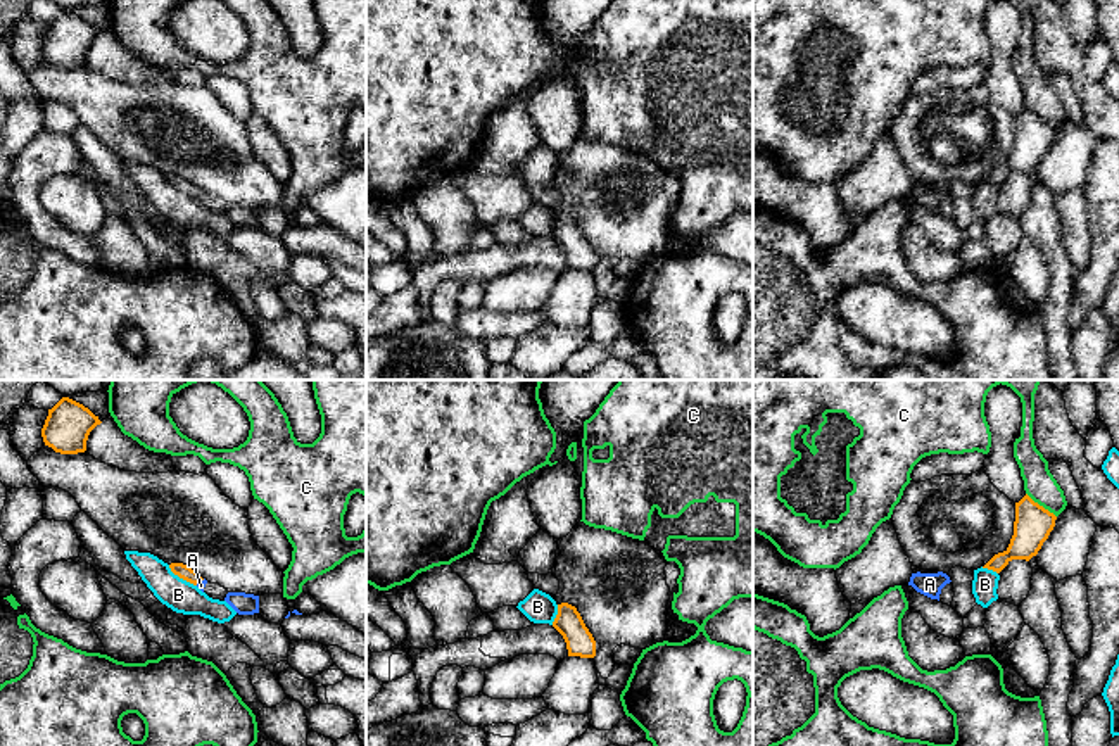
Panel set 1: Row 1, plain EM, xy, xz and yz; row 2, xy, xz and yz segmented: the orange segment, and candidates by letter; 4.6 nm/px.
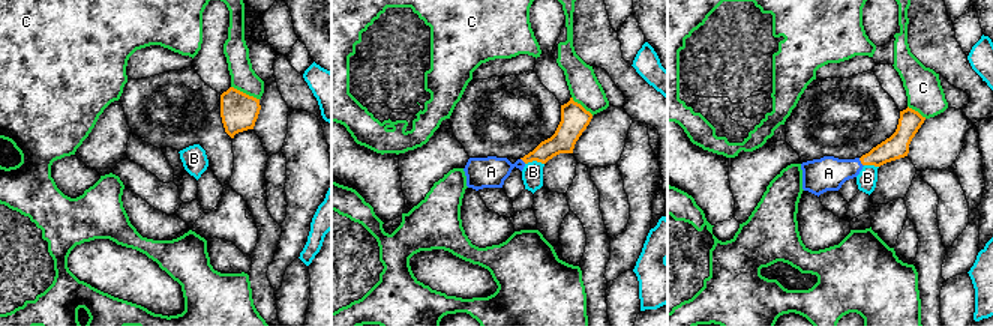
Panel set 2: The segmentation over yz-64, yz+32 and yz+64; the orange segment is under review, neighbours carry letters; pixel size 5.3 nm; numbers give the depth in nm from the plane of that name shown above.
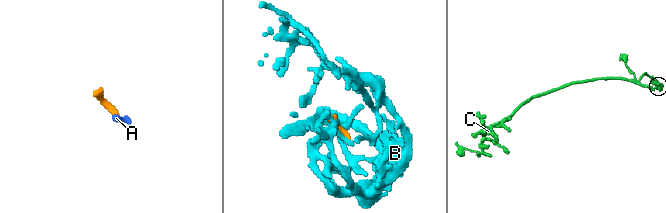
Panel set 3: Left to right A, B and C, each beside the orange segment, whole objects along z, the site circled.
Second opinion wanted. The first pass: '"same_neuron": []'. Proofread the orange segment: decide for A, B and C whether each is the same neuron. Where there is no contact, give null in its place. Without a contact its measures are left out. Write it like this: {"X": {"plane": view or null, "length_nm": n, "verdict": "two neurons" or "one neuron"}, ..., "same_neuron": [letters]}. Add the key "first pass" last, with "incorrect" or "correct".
{"A": {"plane": "xy", "length_nm": 50, "verdict": "one neuron"}, "B": {"plane": "xy", "length_nm": 170, "verdict": "two neurons"}, "C": {"plane": "yz", "length_nm": 180, "verdict": "two neurons"}, "same_neuron": ["A"], "first pass": "incorrect"}

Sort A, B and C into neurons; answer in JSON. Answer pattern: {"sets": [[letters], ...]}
{"sets": [["A"], ["B"], ["C"]]}

